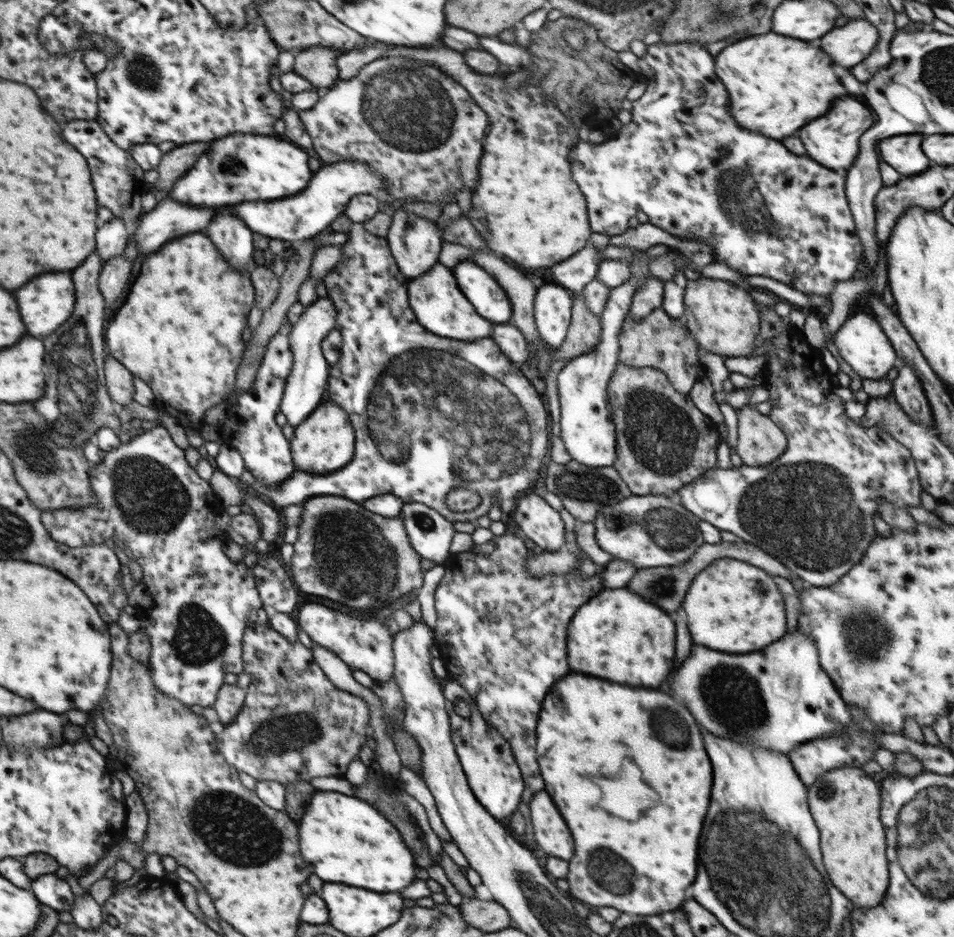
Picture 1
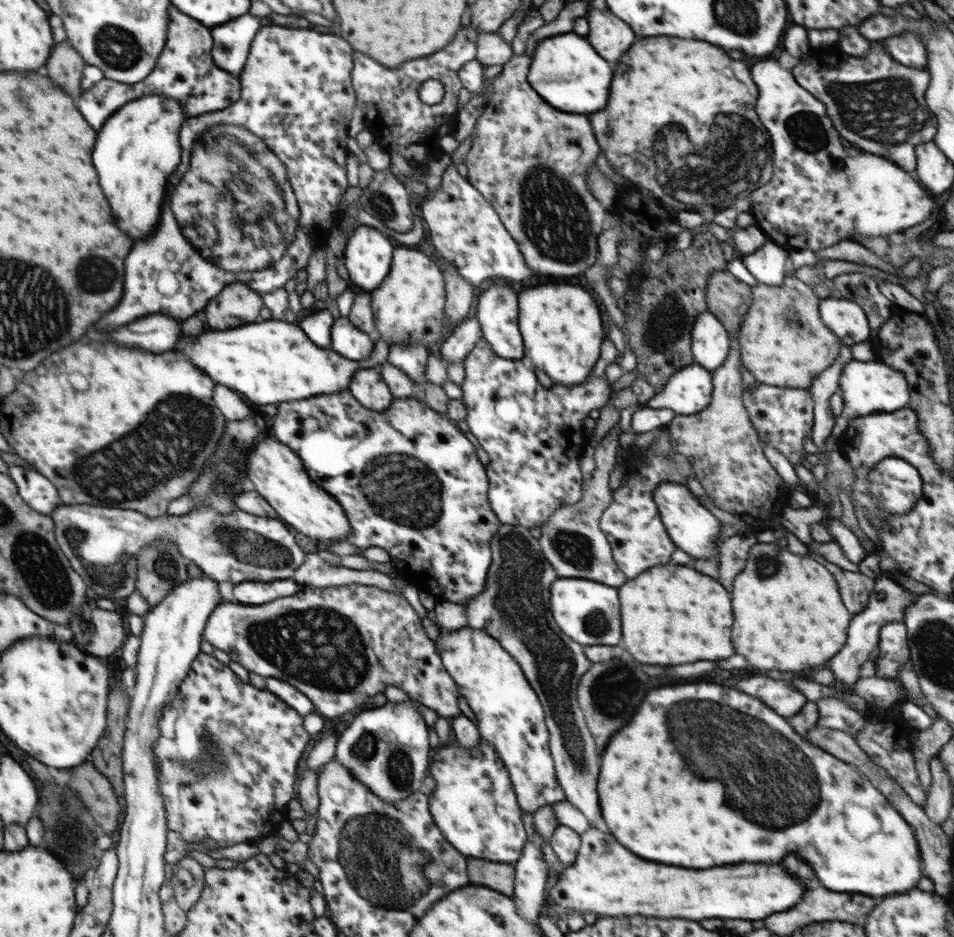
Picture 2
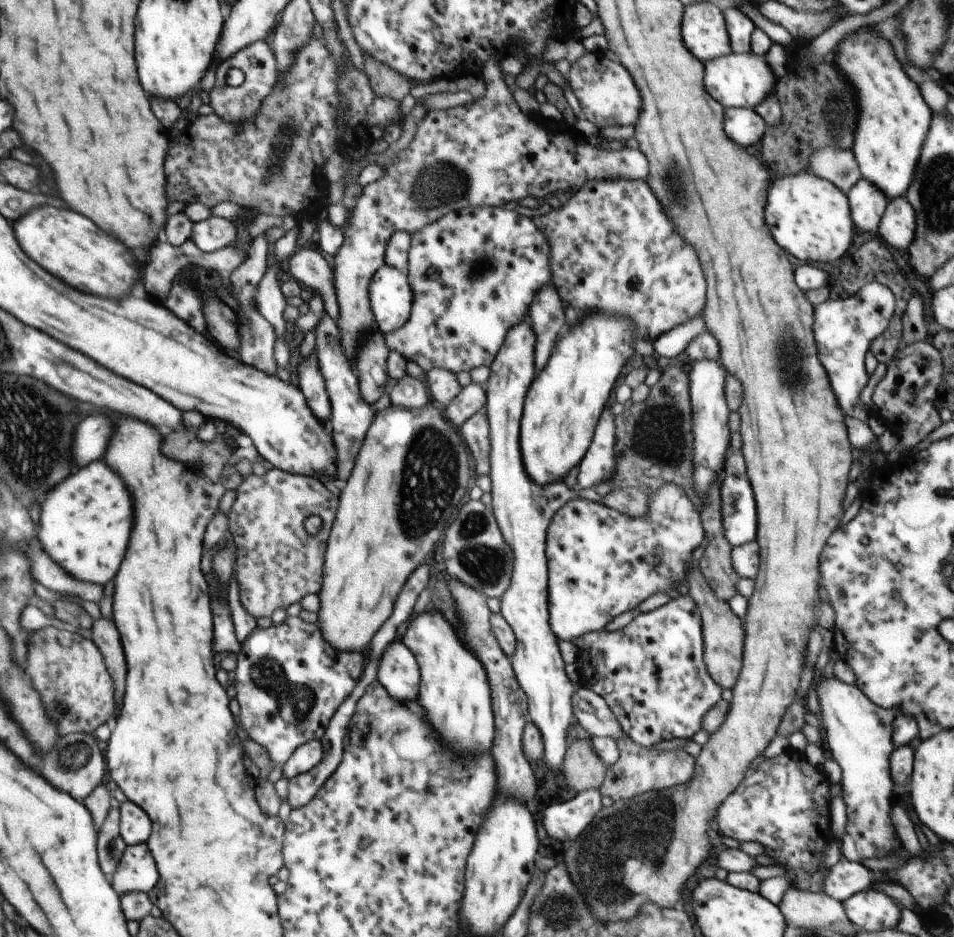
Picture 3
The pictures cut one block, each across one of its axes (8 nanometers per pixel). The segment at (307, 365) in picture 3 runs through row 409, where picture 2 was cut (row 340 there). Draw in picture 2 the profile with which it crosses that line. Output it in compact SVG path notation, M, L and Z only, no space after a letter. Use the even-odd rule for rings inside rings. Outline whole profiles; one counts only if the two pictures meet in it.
M328 310L305 312L297 322L306 337L318 348L332 348L331 327L334 319Z

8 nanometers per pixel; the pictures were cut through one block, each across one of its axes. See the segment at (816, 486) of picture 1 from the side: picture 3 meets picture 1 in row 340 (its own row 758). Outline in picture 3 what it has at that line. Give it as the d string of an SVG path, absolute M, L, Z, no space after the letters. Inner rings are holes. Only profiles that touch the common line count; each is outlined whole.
M786 751L776 758L765 759L756 770L747 772L742 783L738 784L738 788L722 802L720 810L717 810L718 828L723 835L740 843L752 841L762 844L766 854L786 870L793 888L822 893L822 884L828 874L828 867L822 864L824 848L834 839L829 814L830 787L821 768L812 766L802 753Z

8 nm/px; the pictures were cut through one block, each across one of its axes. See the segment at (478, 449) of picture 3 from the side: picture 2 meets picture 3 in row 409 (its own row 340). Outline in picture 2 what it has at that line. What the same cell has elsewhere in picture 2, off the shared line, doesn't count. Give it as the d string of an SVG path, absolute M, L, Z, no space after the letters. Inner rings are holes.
M484 338L468 353L464 368L465 379L461 388L462 402L468 412L466 421L472 434L488 453L490 463L485 466L490 482L488 500L501 524L538 528L558 508L582 500L582 484L586 475L580 469L579 456L582 456L588 444L584 422L588 421L590 412L602 409L610 400L612 386L608 379L590 374L578 385L554 383L552 387L545 388L538 383L534 371L526 368L521 360L498 356Z

